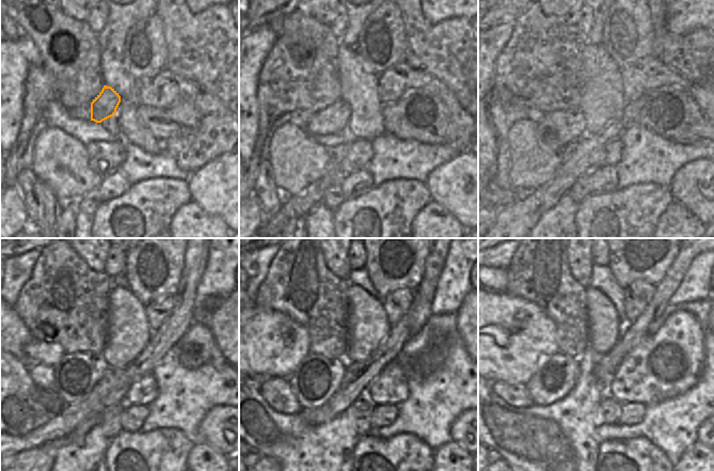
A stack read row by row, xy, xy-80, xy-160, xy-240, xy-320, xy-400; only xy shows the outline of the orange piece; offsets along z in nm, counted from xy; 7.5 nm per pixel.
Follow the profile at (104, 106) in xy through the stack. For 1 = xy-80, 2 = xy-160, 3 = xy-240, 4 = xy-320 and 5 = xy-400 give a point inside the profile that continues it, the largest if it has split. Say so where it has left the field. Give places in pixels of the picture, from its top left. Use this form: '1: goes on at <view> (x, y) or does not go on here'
1: goes on at xy-80 (333, 119)
2: goes on at xy-160 (556, 130)
3: goes on at xy-240 (76, 375)
4: goes on at xy-320 (315, 379)
5: goes on at xy-400 (558, 374)

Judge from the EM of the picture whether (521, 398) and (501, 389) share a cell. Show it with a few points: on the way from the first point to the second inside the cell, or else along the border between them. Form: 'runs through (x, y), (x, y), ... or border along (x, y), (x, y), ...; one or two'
runs through (516, 394), (506, 391); one

